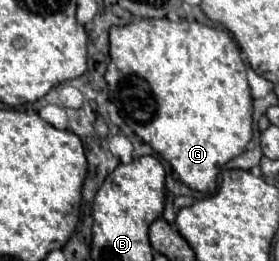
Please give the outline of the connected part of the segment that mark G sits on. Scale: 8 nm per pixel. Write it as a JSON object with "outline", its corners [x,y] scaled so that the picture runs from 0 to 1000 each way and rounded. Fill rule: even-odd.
{"outline":[[[495,73],[444,103],[401,103],[394,111],[394,241],[380,272],[380,318],[394,333],[394,387],[430,418],[430,441],[444,471],[509,525],[516,548],[530,548],[573,602],[588,602],[624,655],[645,670],[652,701],[674,709],[695,732],[717,739],[767,739],[774,732],[774,678],[789,648],[839,602],[867,594],[889,540],[903,533],[903,364],[882,303],[882,249],[860,218],[853,172],[832,157],[824,126],[810,111],[760,111],[703,80],[602,80],[602,73]]]}

